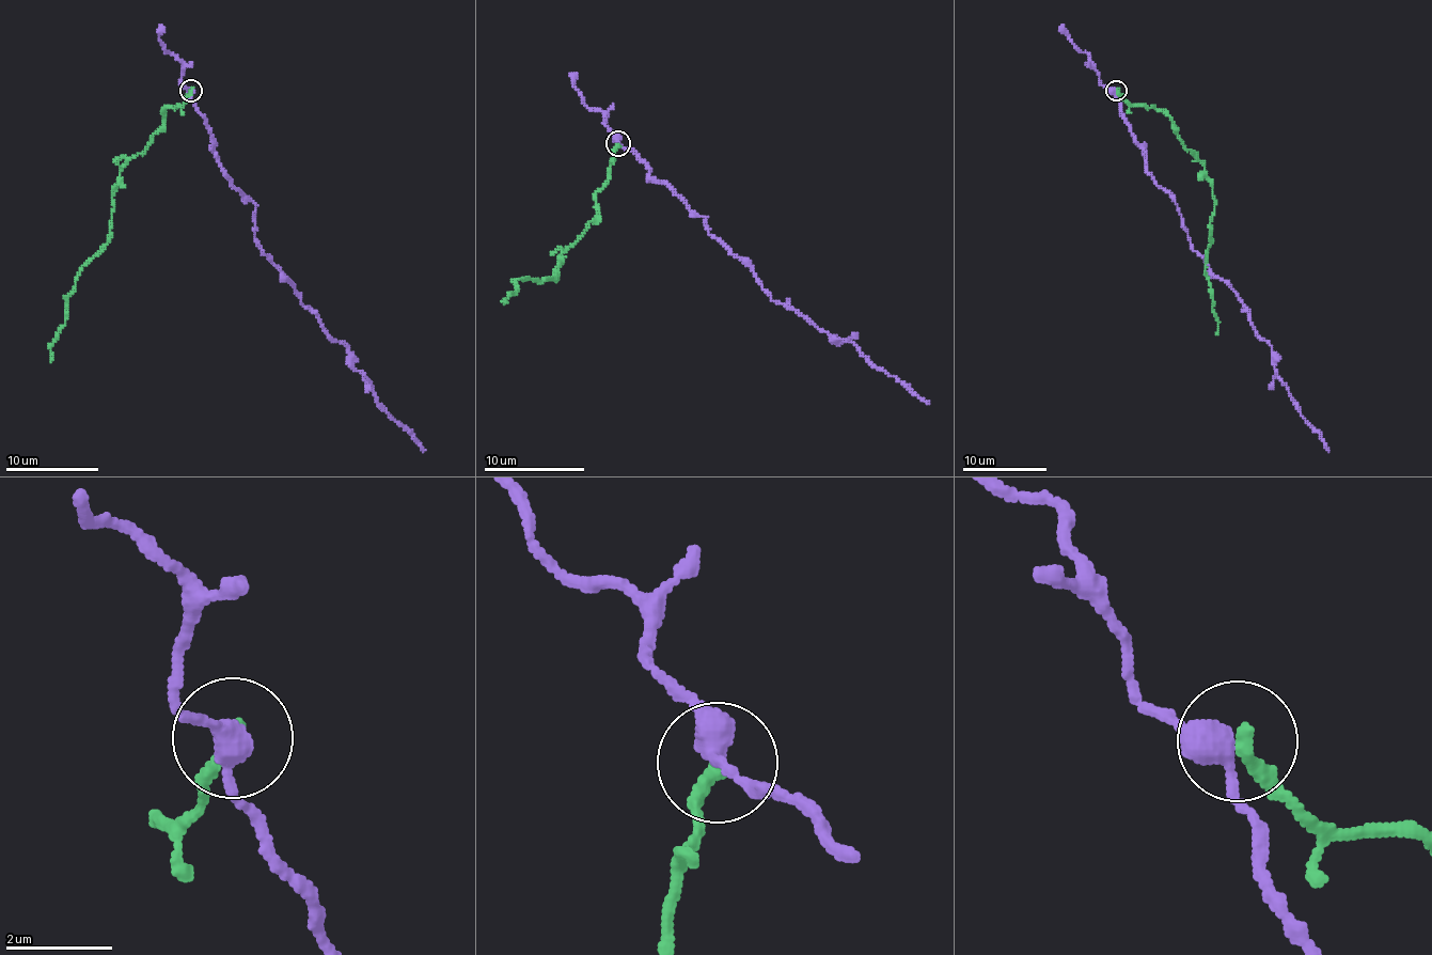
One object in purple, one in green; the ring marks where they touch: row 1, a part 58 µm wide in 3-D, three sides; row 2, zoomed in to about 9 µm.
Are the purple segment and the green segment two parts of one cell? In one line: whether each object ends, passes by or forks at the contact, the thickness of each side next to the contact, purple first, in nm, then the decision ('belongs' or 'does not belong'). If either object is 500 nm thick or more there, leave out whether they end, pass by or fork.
purple passes by; green ends there; 400 nm thick on the purple side, 260 nm on the other; does not belong

